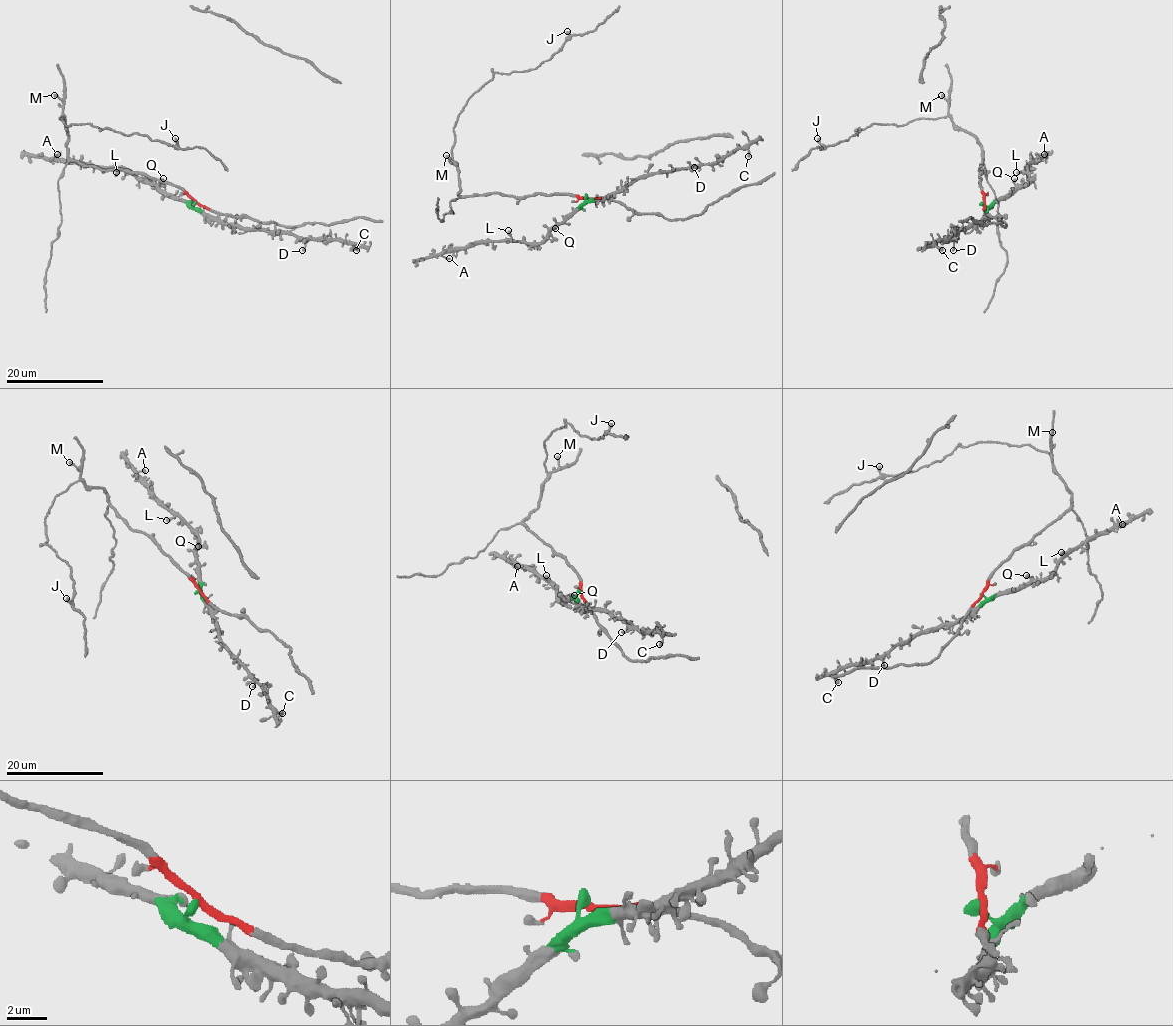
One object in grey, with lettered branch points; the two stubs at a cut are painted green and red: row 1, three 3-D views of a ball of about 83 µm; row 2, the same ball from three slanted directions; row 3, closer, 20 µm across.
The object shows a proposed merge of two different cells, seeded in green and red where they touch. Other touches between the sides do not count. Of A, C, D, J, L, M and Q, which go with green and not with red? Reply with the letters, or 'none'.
A, C, D, L, Q

